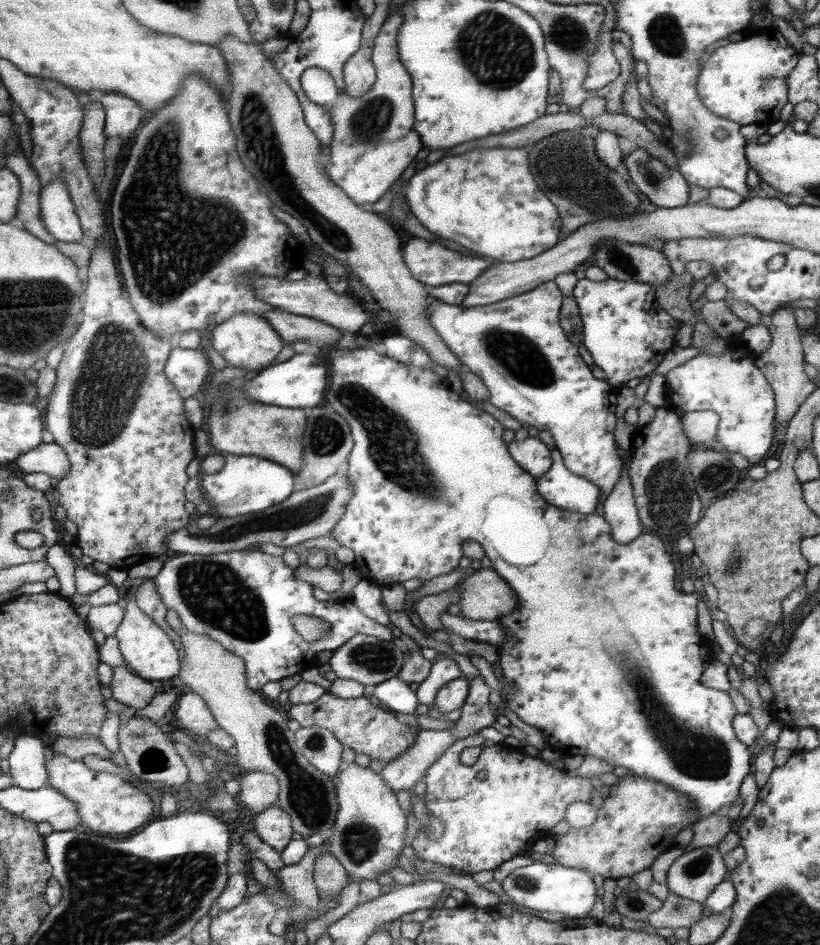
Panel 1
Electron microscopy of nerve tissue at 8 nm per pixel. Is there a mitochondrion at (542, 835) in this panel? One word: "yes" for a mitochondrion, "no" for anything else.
no

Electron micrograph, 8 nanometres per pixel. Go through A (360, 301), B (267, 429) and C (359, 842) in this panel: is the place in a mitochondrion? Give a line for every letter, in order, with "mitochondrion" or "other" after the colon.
A: other
B: other
C: mitochondrion

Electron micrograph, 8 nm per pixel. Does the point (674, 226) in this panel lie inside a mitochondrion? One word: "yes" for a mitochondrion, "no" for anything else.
no

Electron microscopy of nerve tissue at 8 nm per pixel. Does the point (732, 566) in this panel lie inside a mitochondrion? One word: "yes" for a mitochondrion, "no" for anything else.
yes

